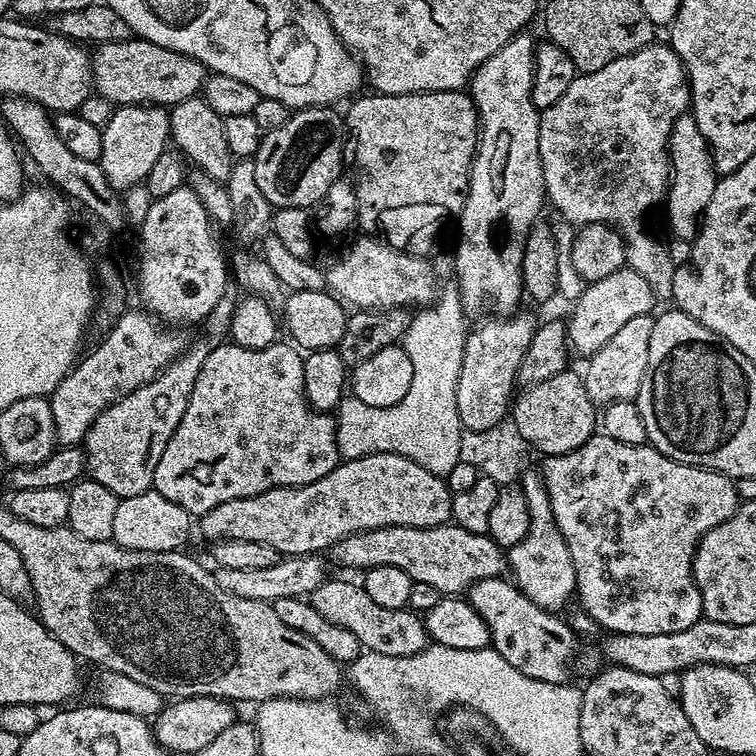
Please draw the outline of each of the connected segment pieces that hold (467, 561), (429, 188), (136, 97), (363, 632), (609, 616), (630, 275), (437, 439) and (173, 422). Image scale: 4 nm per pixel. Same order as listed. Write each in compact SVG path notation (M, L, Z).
M439 524L433 528L418 526L382 526L378 530L366 530L358 534L350 534L342 538L330 549L330 555L344 568L360 568L367 570L374 566L398 566L398 570L410 574L414 582L427 582L442 594L460 594L472 584L486 578L501 575L506 568L506 556L501 548L489 536L470 534L470 530L462 530L457 524Z
M464 90L455 92L415 92L414 94L402 94L401 96L371 95L361 95L359 98L353 99L347 105L347 107L349 106L348 112L346 111L346 148L350 153L350 168L352 164L350 179L356 186L356 197L358 198L359 227L368 234L379 233L393 248L402 248L405 252L411 252L414 256L427 257L429 255L428 251L435 246L436 239L440 236L440 228L446 227L451 220L453 223L459 217L460 211L464 209L466 194L468 193L468 175L472 172L472 160L476 156L480 126L480 118L476 115L476 104L472 101L471 95Z
M133 38L101 44L91 53L92 83L95 91L114 106L122 104L159 104L171 106L186 98L201 95L206 79L202 62L186 54L178 54L166 46Z
M325 579L323 584L313 590L310 603L314 610L318 610L318 614L322 614L322 618L334 622L334 626L351 630L354 638L358 638L361 649L387 654L390 657L406 657L426 648L429 643L423 619L417 613L408 608L391 610L377 606L359 583Z
M593 434L578 450L558 454L557 456L544 456L544 468L542 467L542 479L544 489L548 492L550 506L554 510L554 522L558 530L562 530L562 538L570 550L570 558L574 562L574 574L576 575L575 599L579 607L584 609L590 618L594 618L597 629L605 633L618 636L629 636L630 634L678 634L678 630L687 630L694 626L694 622L702 619L700 592L696 588L696 583L692 577L692 559L696 553L698 542L714 526L726 522L736 513L738 507L738 497L733 477L724 476L721 472L712 472L709 468L699 468L693 464L683 464L666 454L662 454L651 444L627 444L617 442L615 438L610 438L603 434Z
M622 267L619 268L614 274L610 274L606 278L598 278L598 282L594 282L593 284L588 284L585 287L584 292L581 294L580 297L577 298L576 301L571 305L572 313L569 316L566 316L566 340L567 343L570 345L571 351L572 348L574 351L577 352L581 358L587 358L595 354L598 350L602 350L602 346L606 346L606 342L610 342L610 338L614 338L614 333L622 327L623 324L626 322L630 322L630 318L638 318L639 316L646 316L649 315L653 310L652 307L657 307L658 301L656 295L654 294L654 290L650 286L650 282L646 282L646 278L642 278L642 274L638 274L633 268L630 267Z
M448 282L445 288L443 285L439 289L431 304L417 312L420 313L409 319L402 341L402 347L410 354L410 363L414 365L414 378L410 381L410 390L406 390L406 398L385 408L366 406L366 402L355 398L341 400L334 412L336 441L344 460L357 460L370 454L398 454L410 458L410 462L418 462L422 470L446 478L462 458L458 370L462 370L466 313L459 288Z
M228 283L226 290L222 290L222 298L218 298L218 306L214 306L208 315L208 333L197 344L195 341L185 348L183 355L162 369L149 384L138 386L138 390L126 394L126 398L98 414L82 445L86 472L91 480L102 482L106 490L121 498L142 494L152 488L154 466L158 466L158 458L162 458L166 442L170 442L174 430L178 430L178 422L182 422L182 414L186 414L198 370L202 370L202 362L210 358L213 350L228 340L230 322L241 296L241 289L235 283Z

